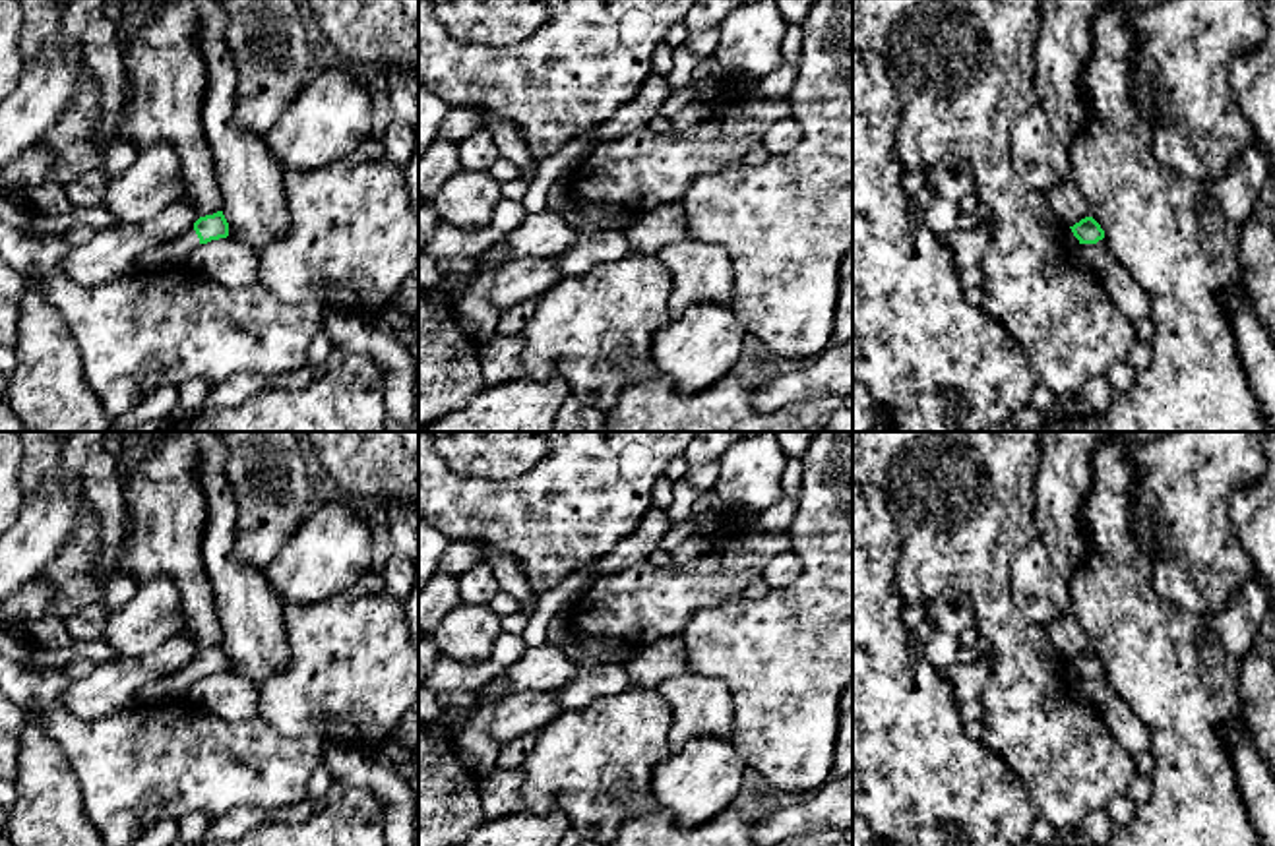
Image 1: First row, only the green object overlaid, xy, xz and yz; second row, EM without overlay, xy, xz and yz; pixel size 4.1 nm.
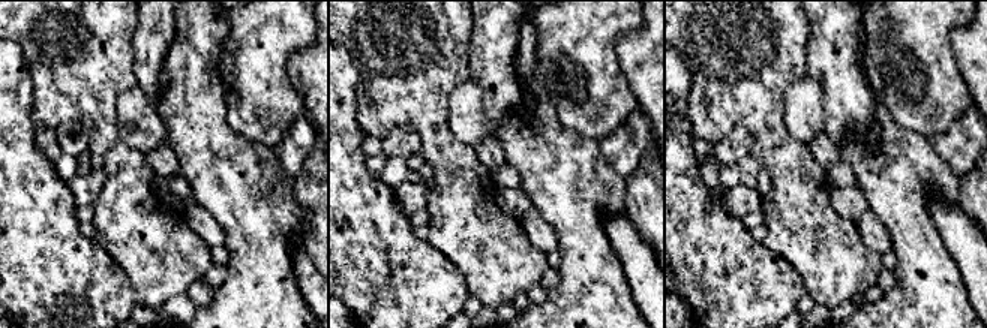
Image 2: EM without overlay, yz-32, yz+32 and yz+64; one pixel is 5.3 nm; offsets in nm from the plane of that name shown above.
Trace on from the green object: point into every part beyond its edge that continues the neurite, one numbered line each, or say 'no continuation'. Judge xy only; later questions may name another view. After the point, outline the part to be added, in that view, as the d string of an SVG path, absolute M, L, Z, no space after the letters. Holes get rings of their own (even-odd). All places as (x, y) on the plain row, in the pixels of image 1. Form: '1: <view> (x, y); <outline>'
1: xy (177, 684); M192 662L147 681L134 693L136 705L159 705L161 701L188 699L192 685L200 680L200 672Z

